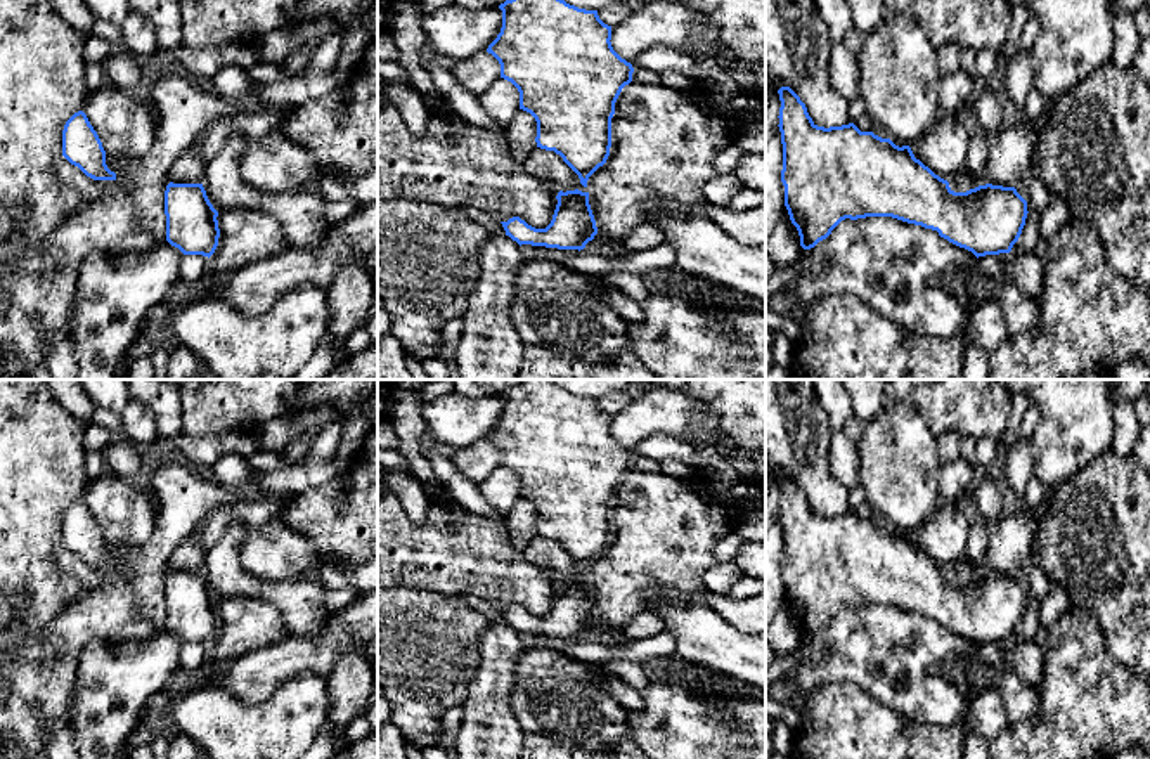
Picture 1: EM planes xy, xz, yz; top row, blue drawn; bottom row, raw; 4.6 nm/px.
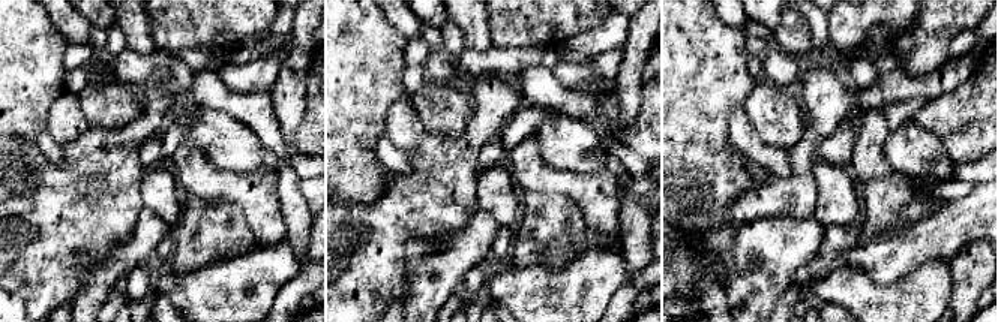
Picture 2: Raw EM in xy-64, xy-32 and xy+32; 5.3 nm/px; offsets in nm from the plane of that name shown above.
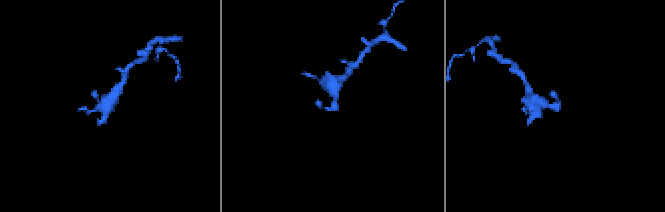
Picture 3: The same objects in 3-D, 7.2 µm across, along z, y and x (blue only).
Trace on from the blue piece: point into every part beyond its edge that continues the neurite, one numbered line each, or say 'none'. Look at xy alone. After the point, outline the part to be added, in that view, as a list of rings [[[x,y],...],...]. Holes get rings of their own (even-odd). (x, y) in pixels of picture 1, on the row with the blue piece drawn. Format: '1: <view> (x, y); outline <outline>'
none

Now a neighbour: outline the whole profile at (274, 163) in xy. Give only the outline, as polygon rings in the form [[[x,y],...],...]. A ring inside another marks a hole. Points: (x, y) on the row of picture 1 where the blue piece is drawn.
[[[282,130],[268,132],[258,140],[246,139],[242,154],[244,178],[265,192],[319,192],[320,168],[312,152],[300,142],[289,139]]]

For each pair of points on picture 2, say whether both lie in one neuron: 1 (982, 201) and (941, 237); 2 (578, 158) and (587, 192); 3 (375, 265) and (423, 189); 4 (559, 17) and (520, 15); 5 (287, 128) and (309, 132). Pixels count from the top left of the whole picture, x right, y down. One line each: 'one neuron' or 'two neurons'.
1: one neuron
2: two neurons
3: one neuron
4: one neuron
5: two neurons

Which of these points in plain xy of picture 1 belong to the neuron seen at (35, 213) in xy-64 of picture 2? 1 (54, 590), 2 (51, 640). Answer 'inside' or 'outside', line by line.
1: outside
2: inside

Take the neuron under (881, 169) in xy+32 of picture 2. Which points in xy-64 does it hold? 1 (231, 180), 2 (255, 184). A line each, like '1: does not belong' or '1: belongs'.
1: belongs
2: belongs

